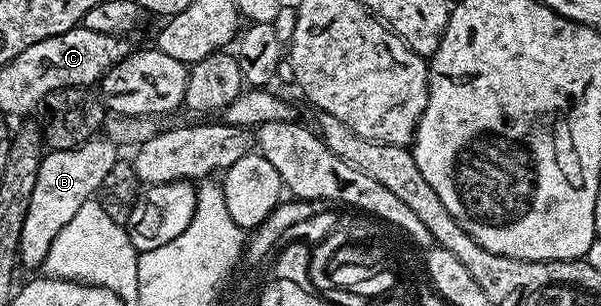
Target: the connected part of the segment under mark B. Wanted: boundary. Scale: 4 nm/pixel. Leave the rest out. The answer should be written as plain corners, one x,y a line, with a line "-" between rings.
109,139
98,140
88,140
74,149
51,149
43,156
40,175
36,175
36,188
32,190
32,203
28,203
28,215
24,215
24,227
20,231
18,261
21,264
41,266
45,262
48,247
52,247
52,239
56,239
56,235
64,231
64,227
68,227
72,215
80,211
83,203
97,194
100,183
104,183
108,171
112,171
112,167
120,159
119,146

